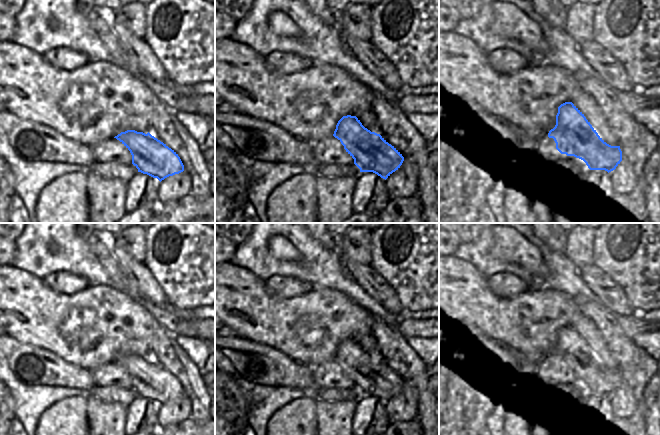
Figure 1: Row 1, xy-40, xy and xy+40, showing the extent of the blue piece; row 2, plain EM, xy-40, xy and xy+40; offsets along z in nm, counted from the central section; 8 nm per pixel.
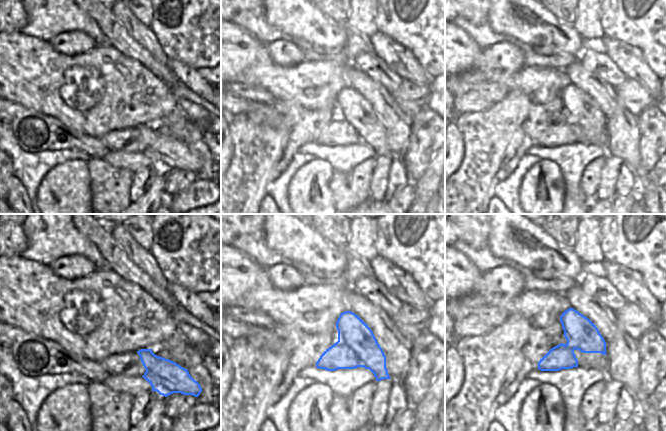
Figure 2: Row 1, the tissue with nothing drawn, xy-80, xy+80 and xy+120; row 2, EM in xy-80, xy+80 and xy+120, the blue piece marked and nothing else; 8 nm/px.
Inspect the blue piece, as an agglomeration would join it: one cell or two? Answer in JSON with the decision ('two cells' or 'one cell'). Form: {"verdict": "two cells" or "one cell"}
{"verdict": "two cells"}

